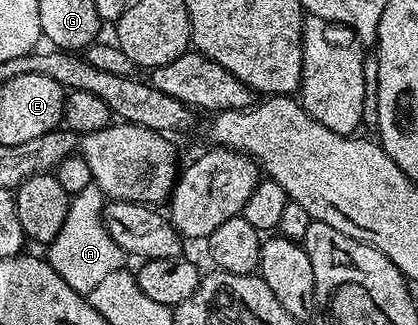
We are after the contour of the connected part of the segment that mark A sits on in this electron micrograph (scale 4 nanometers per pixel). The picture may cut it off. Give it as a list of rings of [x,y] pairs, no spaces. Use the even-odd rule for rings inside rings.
[[[93,182],[78,194],[71,197],[68,216],[64,227],[49,243],[46,252],[50,266],[78,294],[89,295],[109,273],[125,267],[126,252],[108,235],[101,212],[105,207],[105,195]]]

